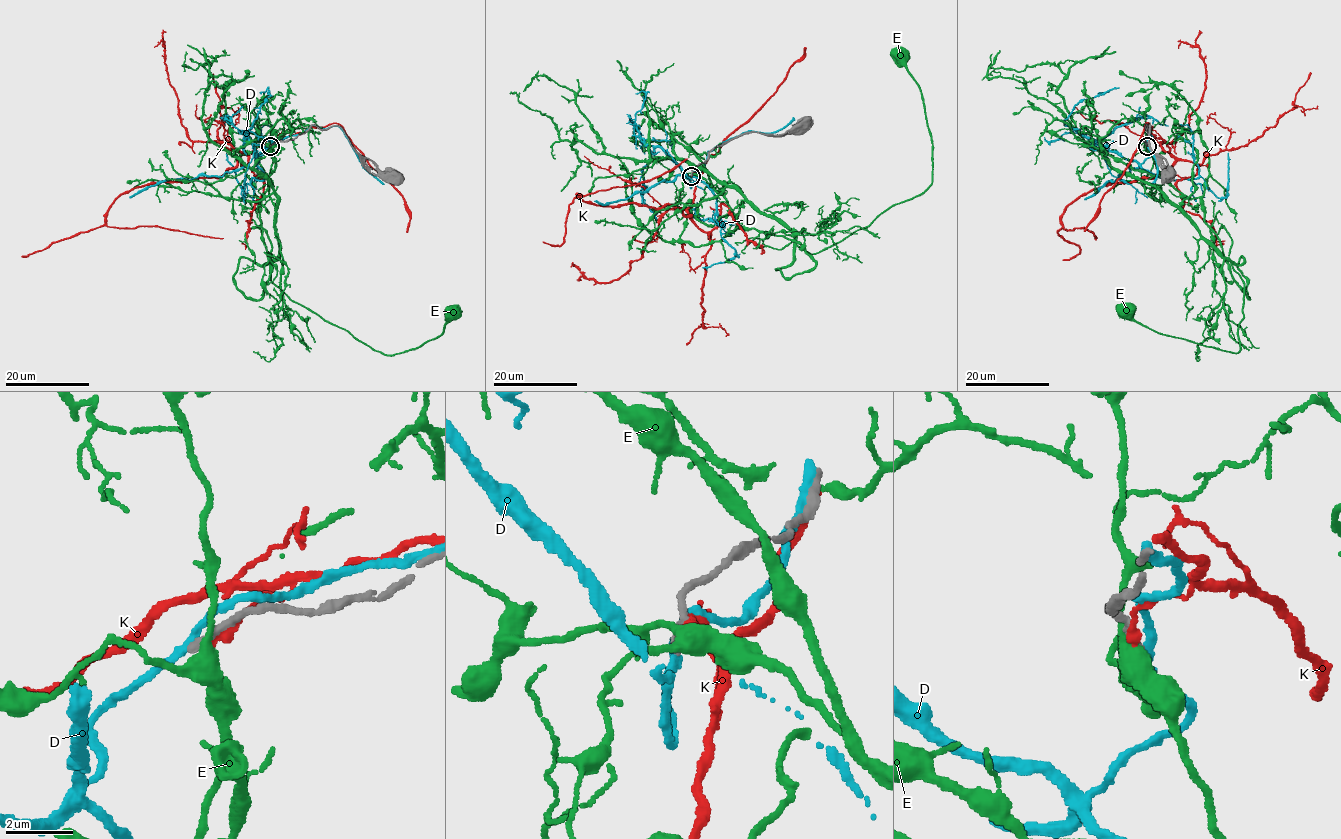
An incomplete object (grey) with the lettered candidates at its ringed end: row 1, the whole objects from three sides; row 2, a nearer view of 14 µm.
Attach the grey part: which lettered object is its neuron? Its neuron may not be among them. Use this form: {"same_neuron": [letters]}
{"same_neuron": []}

